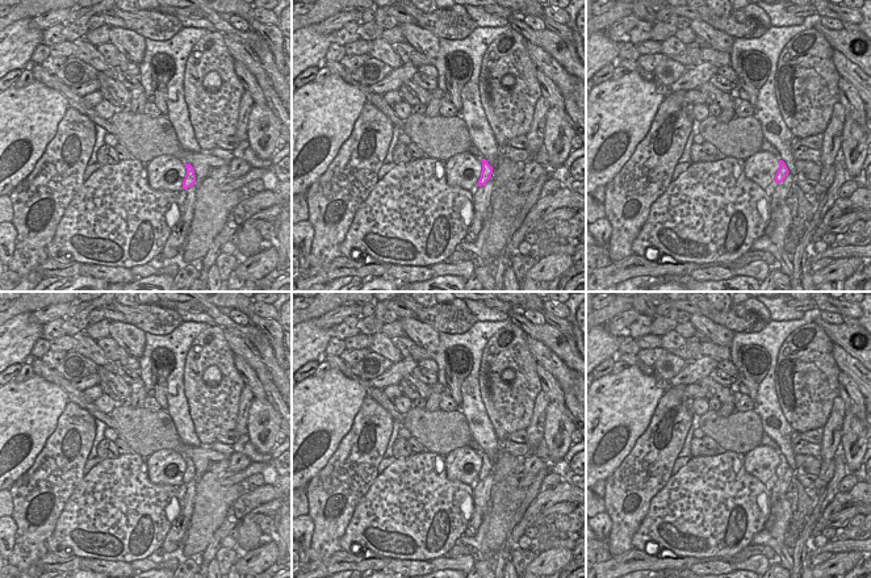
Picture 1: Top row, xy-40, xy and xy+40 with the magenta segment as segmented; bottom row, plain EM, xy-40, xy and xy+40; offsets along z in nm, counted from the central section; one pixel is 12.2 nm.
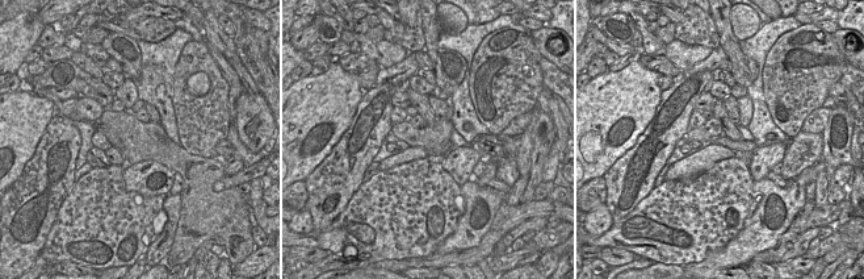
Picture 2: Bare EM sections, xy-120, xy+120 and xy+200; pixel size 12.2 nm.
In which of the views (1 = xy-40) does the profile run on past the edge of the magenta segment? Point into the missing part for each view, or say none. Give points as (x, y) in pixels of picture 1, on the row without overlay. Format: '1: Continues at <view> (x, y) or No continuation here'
1: No continuation here

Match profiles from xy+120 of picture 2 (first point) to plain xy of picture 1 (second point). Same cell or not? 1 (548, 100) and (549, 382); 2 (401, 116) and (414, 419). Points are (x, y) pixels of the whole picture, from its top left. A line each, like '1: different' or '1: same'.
1: same
2: different

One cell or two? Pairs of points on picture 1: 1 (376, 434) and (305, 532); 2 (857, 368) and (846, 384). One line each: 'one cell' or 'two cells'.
1: two cells
2: two cells

